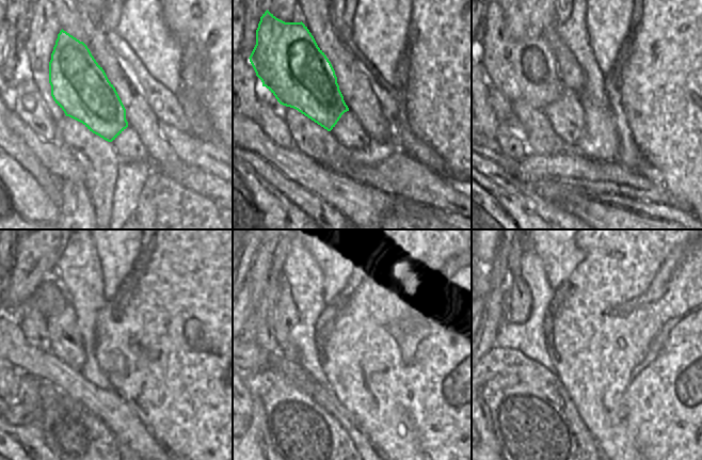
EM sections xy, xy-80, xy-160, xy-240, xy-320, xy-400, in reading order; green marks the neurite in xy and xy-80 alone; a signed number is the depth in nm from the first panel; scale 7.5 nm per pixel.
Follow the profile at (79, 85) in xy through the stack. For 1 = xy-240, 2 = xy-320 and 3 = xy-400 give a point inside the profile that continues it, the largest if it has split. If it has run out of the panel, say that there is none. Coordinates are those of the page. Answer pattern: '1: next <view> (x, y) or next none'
1: next xy-240 (49, 297)
2: next none
3: next none

